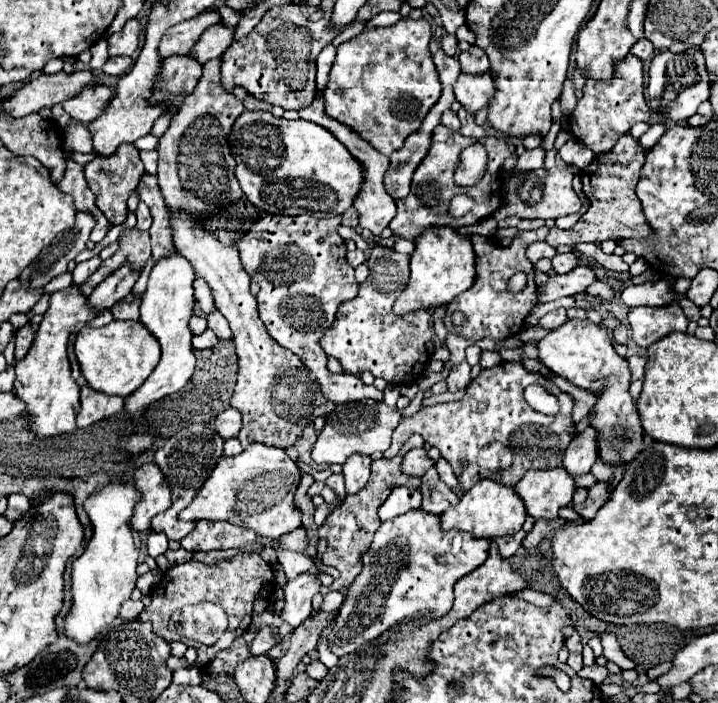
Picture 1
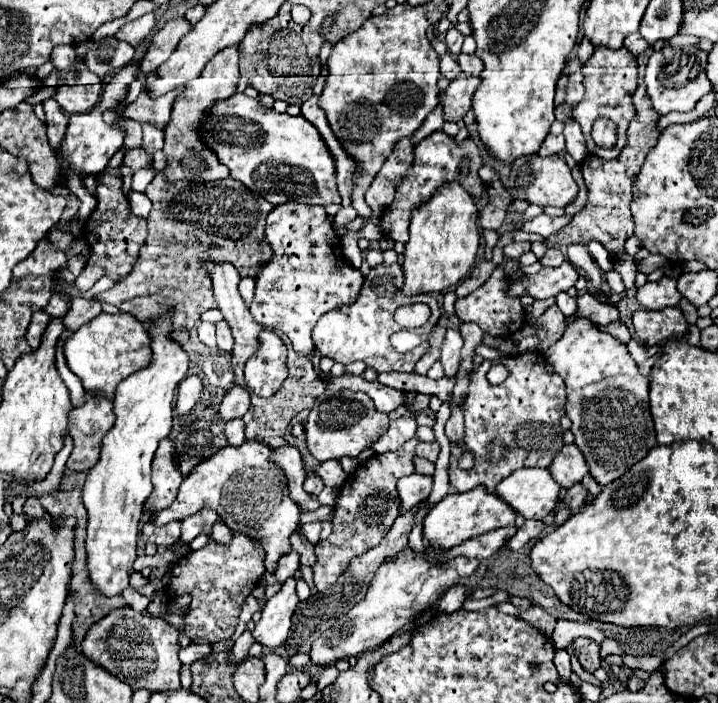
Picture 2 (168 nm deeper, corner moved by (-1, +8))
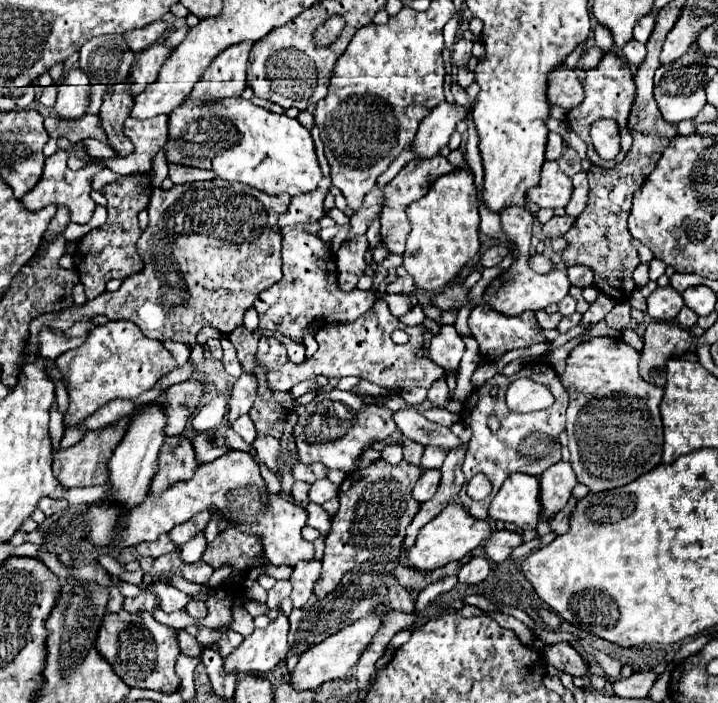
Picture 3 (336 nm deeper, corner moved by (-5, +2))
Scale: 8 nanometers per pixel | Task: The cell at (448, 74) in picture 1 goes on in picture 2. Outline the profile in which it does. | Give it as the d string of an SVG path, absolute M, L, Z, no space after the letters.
M446 53L446 55L440 57L440 71L442 71L442 75L444 75L448 81L456 79L456 77L462 73L460 65L456 63L456 59L454 59L450 53Z

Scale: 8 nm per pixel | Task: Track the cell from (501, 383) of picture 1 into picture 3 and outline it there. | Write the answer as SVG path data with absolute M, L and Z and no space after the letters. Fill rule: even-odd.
M534 361L530 365L526 365L520 373L514 375L516 377L528 377L534 379L536 383L542 383L550 389L550 393L554 395L554 405L544 409L544 411L536 411L536 413L512 413L508 411L508 405L504 401L504 393L510 385L510 377L504 377L502 373L494 375L490 381L486 381L482 387L474 389L472 395L464 401L462 407L462 421L472 429L472 439L468 445L468 455L464 459L464 477L466 483L474 477L474 473L484 473L488 475L488 479L492 481L492 493L484 499L484 501L474 501L466 495L466 487L458 493L462 505L470 511L472 517L476 519L488 519L488 509L490 509L490 501L492 497L498 493L500 485L504 483L504 479L512 473L528 473L528 475L536 475L540 477L548 467L552 467L554 463L560 461L560 443L558 443L558 435L564 431L564 423L566 423L566 407L568 407L568 391L566 387L560 383L558 375L552 371L552 367L546 367L546 363L542 361ZM492 385L498 385L500 391L496 397L490 395ZM488 417L496 417L500 421L500 429L494 433L488 427Z

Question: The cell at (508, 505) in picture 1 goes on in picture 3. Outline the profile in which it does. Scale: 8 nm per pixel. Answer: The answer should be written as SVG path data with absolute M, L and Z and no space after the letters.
M450 503L438 517L434 517L430 523L426 523L418 537L416 545L410 549L410 555L404 559L410 567L416 567L420 571L432 571L436 567L442 567L450 561L460 561L470 551L474 551L482 541L486 541L492 535L492 527L488 521L480 521L464 511L460 503Z

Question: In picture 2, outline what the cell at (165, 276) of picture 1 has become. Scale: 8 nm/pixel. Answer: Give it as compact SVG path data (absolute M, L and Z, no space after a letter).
M170 313L148 325L152 335L152 361L146 369L140 369L118 385L114 397L116 425L102 439L100 461L88 471L82 487L82 501L88 511L88 571L96 589L106 597L122 593L134 573L132 563L136 559L142 505L152 493L150 463L160 439L172 429L174 391L188 371L188 355L170 339L170 327Z

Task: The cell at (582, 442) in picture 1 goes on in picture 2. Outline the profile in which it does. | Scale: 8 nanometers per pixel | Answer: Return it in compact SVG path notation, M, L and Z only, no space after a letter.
M572 443L572 445L564 445L556 453L548 471L552 473L554 481L558 481L562 489L570 489L572 485L582 481L582 477L588 473L588 467L580 449L576 449L576 445Z

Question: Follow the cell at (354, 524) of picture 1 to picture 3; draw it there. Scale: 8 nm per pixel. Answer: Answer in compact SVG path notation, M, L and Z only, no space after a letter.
M384 459L350 473L340 485L340 509L332 519L332 529L326 537L326 553L322 559L322 575L314 583L314 595L326 597L332 593L342 575L352 571L358 563L372 559L396 559L406 535L406 527L412 515L418 511L418 503L412 499L412 487L420 479L422 469L412 467L408 461L390 465Z

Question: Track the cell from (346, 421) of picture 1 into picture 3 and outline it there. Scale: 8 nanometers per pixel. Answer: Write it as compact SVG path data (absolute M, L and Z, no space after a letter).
M332 389L330 393L320 393L312 403L304 407L304 413L294 427L294 441L298 445L298 459L302 463L322 463L328 469L340 469L352 473L358 467L364 449L370 449L374 441L386 439L396 429L393 411L366 405L360 397L350 391Z

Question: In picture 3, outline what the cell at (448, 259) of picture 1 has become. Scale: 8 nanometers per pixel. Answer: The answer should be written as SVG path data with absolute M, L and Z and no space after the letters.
M468 167L448 173L432 183L428 195L408 205L408 219L412 231L408 235L404 251L404 269L412 275L414 287L428 293L440 293L448 287L460 271L480 251L480 215L478 215L478 191Z

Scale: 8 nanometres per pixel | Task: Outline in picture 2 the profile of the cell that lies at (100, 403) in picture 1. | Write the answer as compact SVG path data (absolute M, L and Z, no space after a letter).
M86 397L86 403L72 411L68 433L74 439L74 451L66 467L74 473L88 471L98 463L102 437L114 427L112 405L106 397Z

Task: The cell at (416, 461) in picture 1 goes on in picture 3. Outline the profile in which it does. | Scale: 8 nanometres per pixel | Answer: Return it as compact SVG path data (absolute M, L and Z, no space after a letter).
M424 447L424 455L422 455L422 467L424 469L440 469L442 463L446 459L446 451L440 447Z

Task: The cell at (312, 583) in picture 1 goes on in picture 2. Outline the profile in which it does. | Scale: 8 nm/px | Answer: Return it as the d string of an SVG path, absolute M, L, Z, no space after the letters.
M290 577L278 595L270 597L262 609L262 617L252 629L252 637L262 647L274 651L278 649L290 631L290 617L298 605L296 581Z

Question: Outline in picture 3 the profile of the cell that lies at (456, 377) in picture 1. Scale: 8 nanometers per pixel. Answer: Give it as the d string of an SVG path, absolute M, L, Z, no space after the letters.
M442 325L440 335L436 335L430 343L430 359L438 363L442 369L454 373L460 365L460 357L464 355L464 341L454 329L454 325Z

